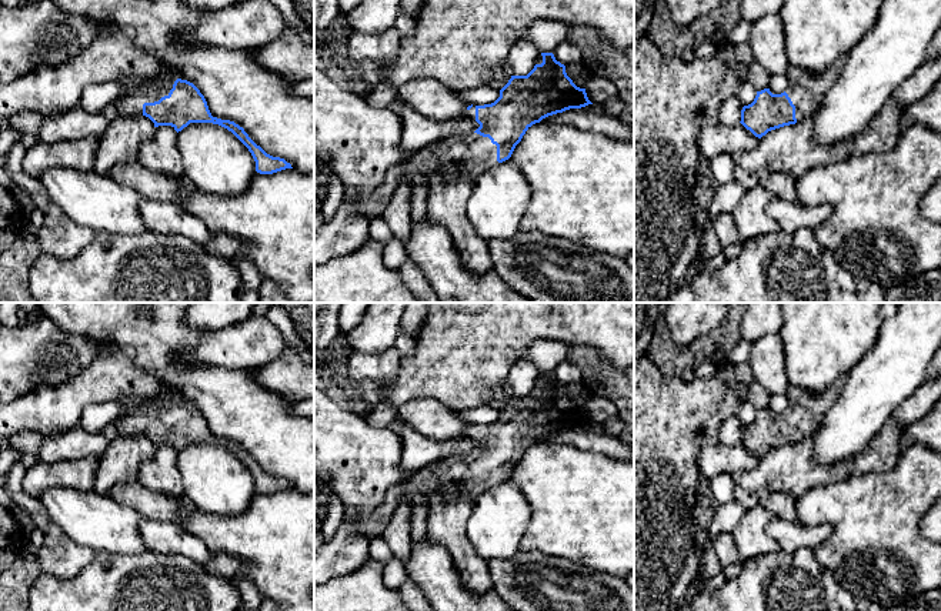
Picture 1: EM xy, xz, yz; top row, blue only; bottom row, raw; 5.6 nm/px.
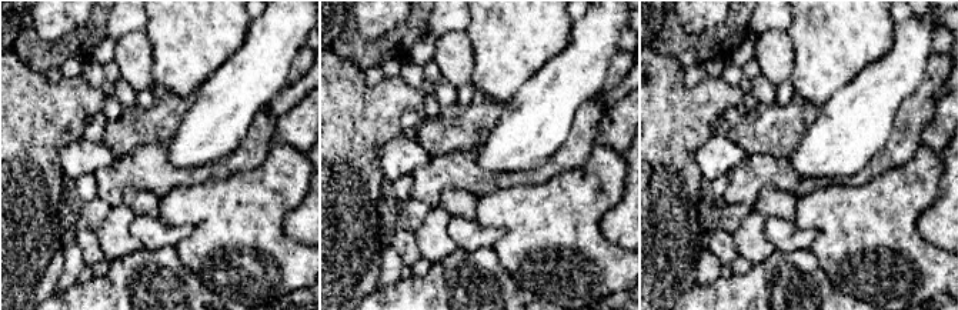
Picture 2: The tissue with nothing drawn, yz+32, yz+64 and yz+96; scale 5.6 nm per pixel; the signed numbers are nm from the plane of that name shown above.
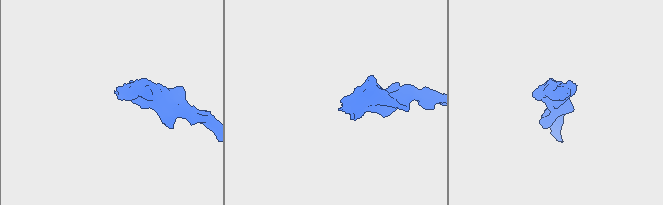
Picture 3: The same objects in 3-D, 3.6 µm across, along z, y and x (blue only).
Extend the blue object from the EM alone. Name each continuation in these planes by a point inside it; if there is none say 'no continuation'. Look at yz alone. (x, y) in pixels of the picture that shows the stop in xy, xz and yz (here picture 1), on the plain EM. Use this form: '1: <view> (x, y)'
1: yz (806, 410)

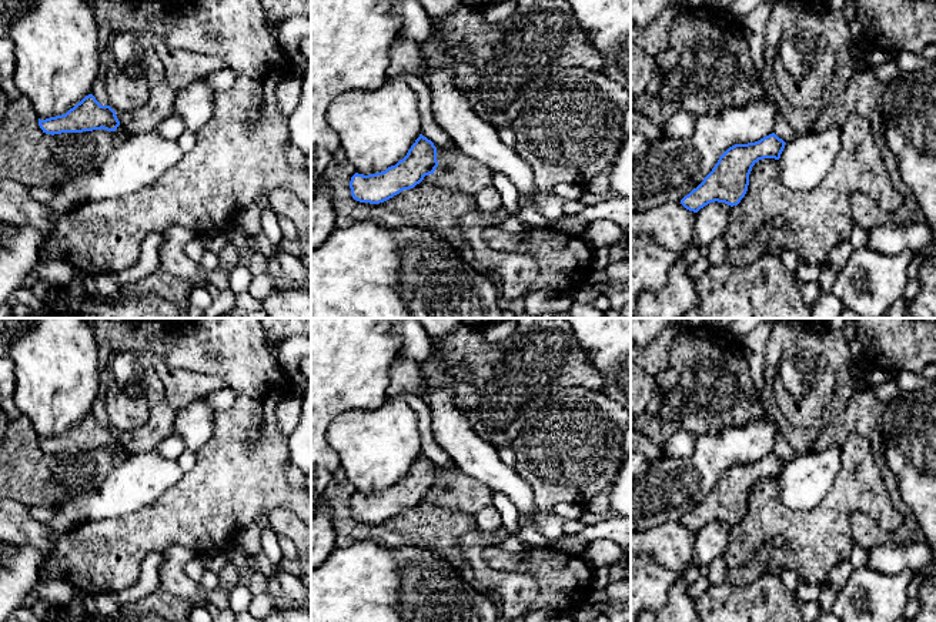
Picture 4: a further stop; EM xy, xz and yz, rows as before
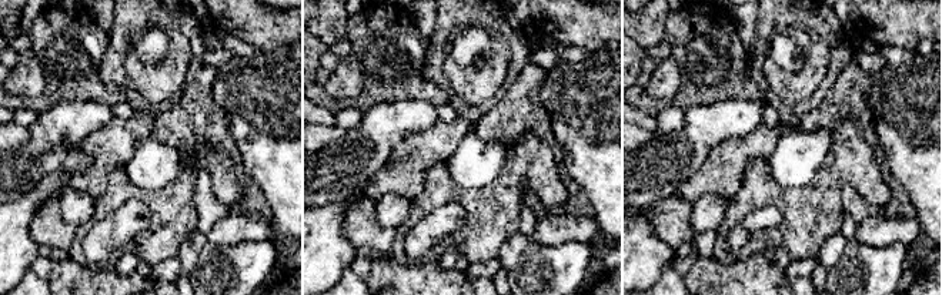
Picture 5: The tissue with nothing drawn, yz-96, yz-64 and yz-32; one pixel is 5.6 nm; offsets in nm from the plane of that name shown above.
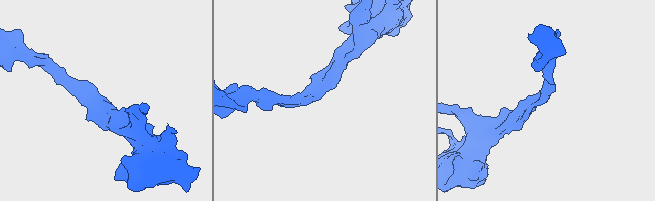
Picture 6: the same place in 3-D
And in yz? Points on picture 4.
no continuation

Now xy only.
no continuation

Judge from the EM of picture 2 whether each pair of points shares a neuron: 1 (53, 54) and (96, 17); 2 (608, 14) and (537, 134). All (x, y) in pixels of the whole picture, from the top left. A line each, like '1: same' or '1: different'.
1: same
2: same

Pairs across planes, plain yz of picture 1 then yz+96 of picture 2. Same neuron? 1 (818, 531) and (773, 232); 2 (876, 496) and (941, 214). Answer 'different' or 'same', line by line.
1: same
2: different

